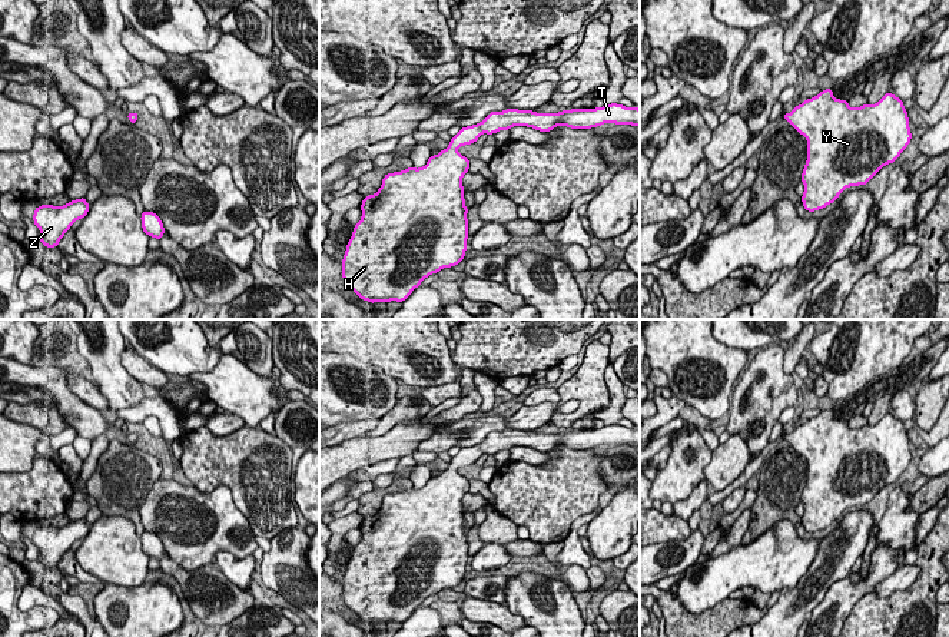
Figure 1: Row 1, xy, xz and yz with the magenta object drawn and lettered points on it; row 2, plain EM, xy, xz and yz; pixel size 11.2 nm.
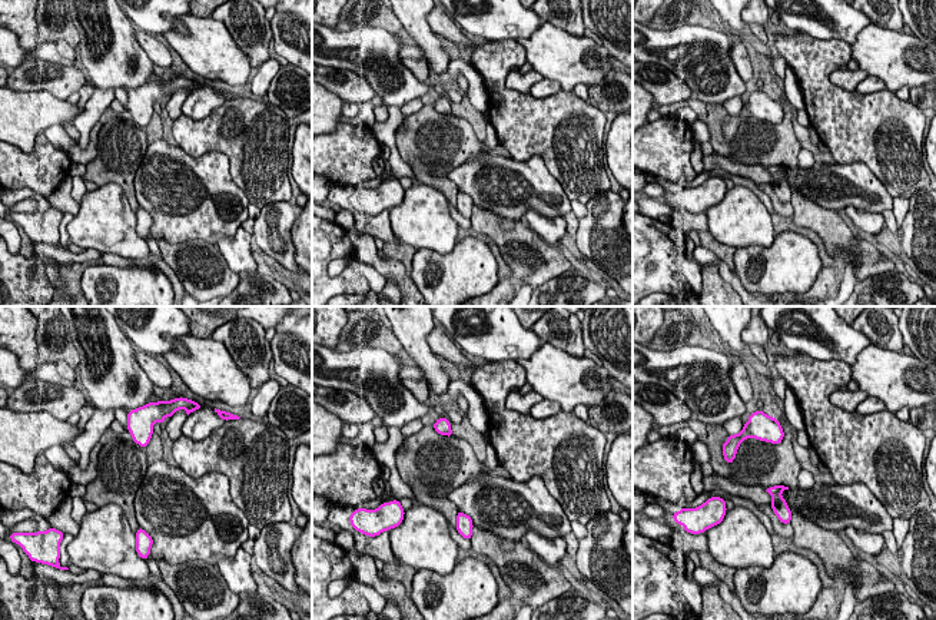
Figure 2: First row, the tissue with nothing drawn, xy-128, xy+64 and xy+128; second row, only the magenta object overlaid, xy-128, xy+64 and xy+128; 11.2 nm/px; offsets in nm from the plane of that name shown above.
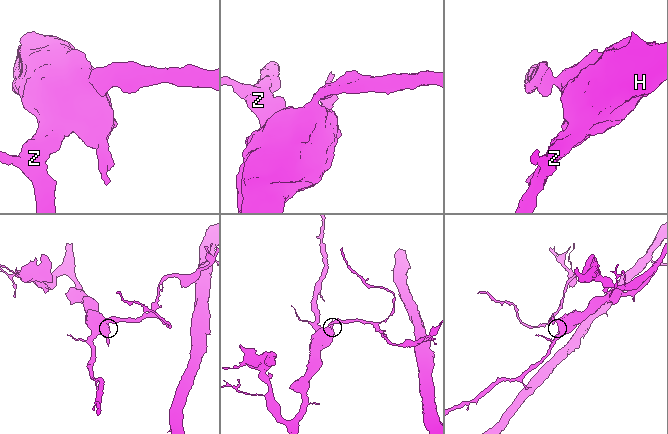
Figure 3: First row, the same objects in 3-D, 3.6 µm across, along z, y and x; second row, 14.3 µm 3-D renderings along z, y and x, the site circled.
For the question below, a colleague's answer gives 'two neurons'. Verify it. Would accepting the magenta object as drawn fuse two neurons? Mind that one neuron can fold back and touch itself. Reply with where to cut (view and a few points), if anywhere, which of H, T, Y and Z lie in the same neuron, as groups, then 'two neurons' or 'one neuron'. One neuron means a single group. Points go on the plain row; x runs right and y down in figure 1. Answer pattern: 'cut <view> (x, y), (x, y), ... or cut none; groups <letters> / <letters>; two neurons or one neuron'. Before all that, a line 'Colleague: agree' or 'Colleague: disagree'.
Colleague: disagree
cut none; groups H T Y Z; one neuron

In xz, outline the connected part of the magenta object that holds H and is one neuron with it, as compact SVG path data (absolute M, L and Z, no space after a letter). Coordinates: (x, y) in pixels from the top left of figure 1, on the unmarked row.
M611 424L603 428L571 429L558 434L505 429L491 432L472 447L461 448L449 467L428 480L427 485L386 494L375 515L361 524L362 537L354 547L342 580L342 600L358 618L371 624L404 623L421 603L442 588L452 588L465 577L468 560L468 528L464 520L462 497L469 491L469 480L458 474L459 467L471 465L482 454L494 455L512 447L527 447L550 452L557 447L591 449L604 444L640 447L640 429Z

